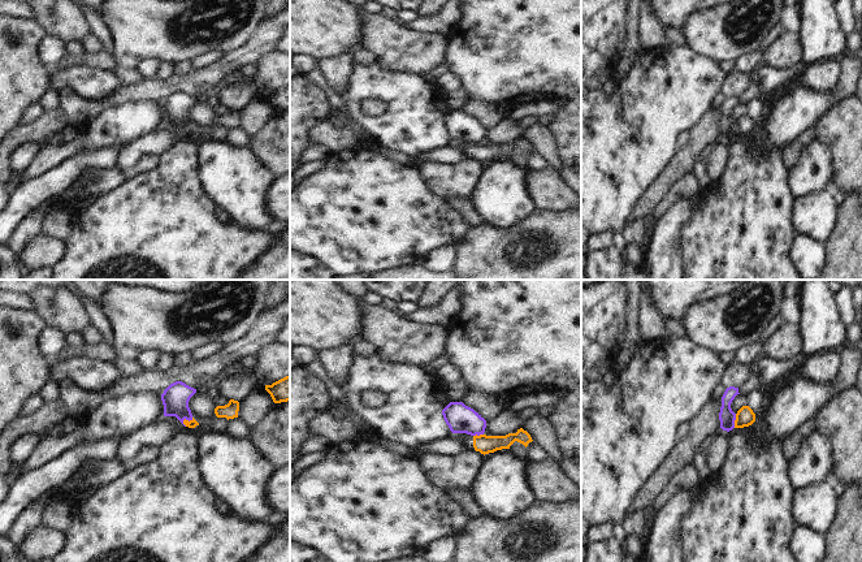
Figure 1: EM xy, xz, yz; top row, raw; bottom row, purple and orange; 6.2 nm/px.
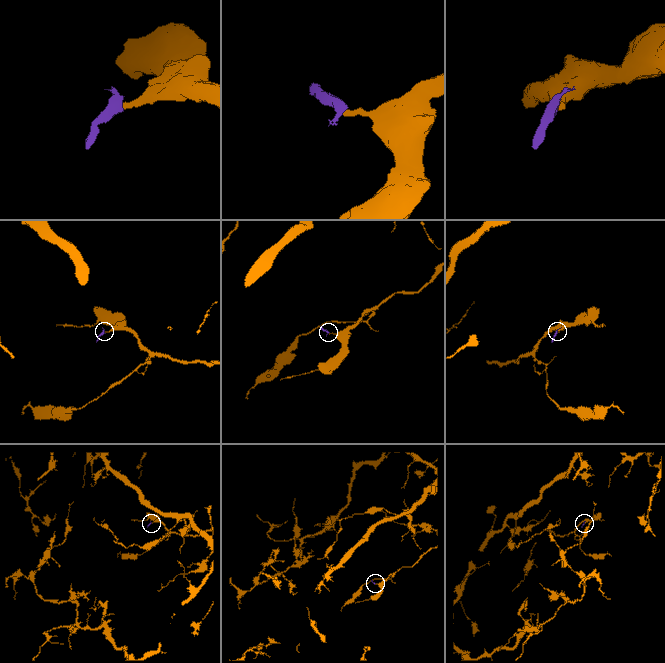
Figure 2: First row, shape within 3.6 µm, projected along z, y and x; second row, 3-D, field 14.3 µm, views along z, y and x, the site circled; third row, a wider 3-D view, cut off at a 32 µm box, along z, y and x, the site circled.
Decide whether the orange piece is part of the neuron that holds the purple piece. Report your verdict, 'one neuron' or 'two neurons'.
two neurons

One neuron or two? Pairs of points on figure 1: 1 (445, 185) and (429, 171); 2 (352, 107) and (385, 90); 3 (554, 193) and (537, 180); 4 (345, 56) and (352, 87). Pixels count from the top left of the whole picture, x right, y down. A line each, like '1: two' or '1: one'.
1: one
2: one
3: one
4: two

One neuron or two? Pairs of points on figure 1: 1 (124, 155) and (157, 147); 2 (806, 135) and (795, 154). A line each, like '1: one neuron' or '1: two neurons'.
1: one neuron
2: one neuron

